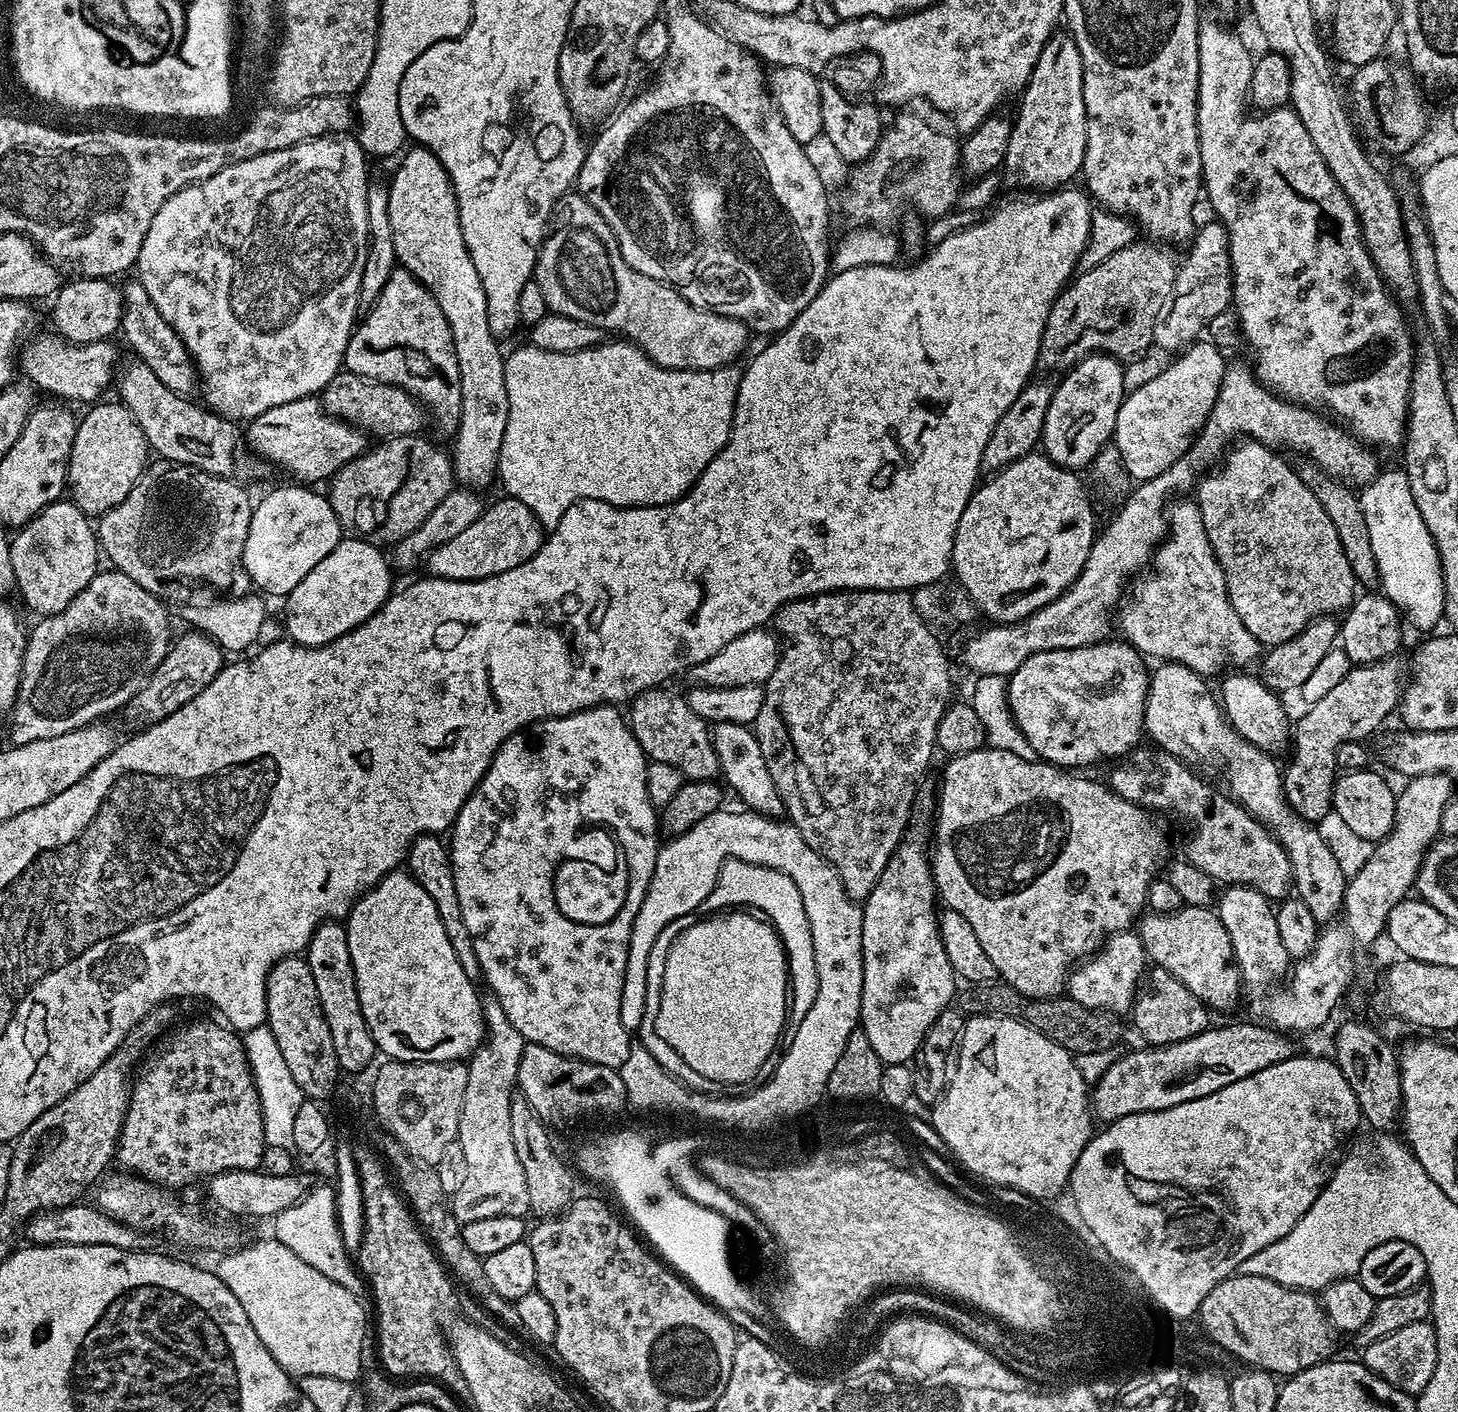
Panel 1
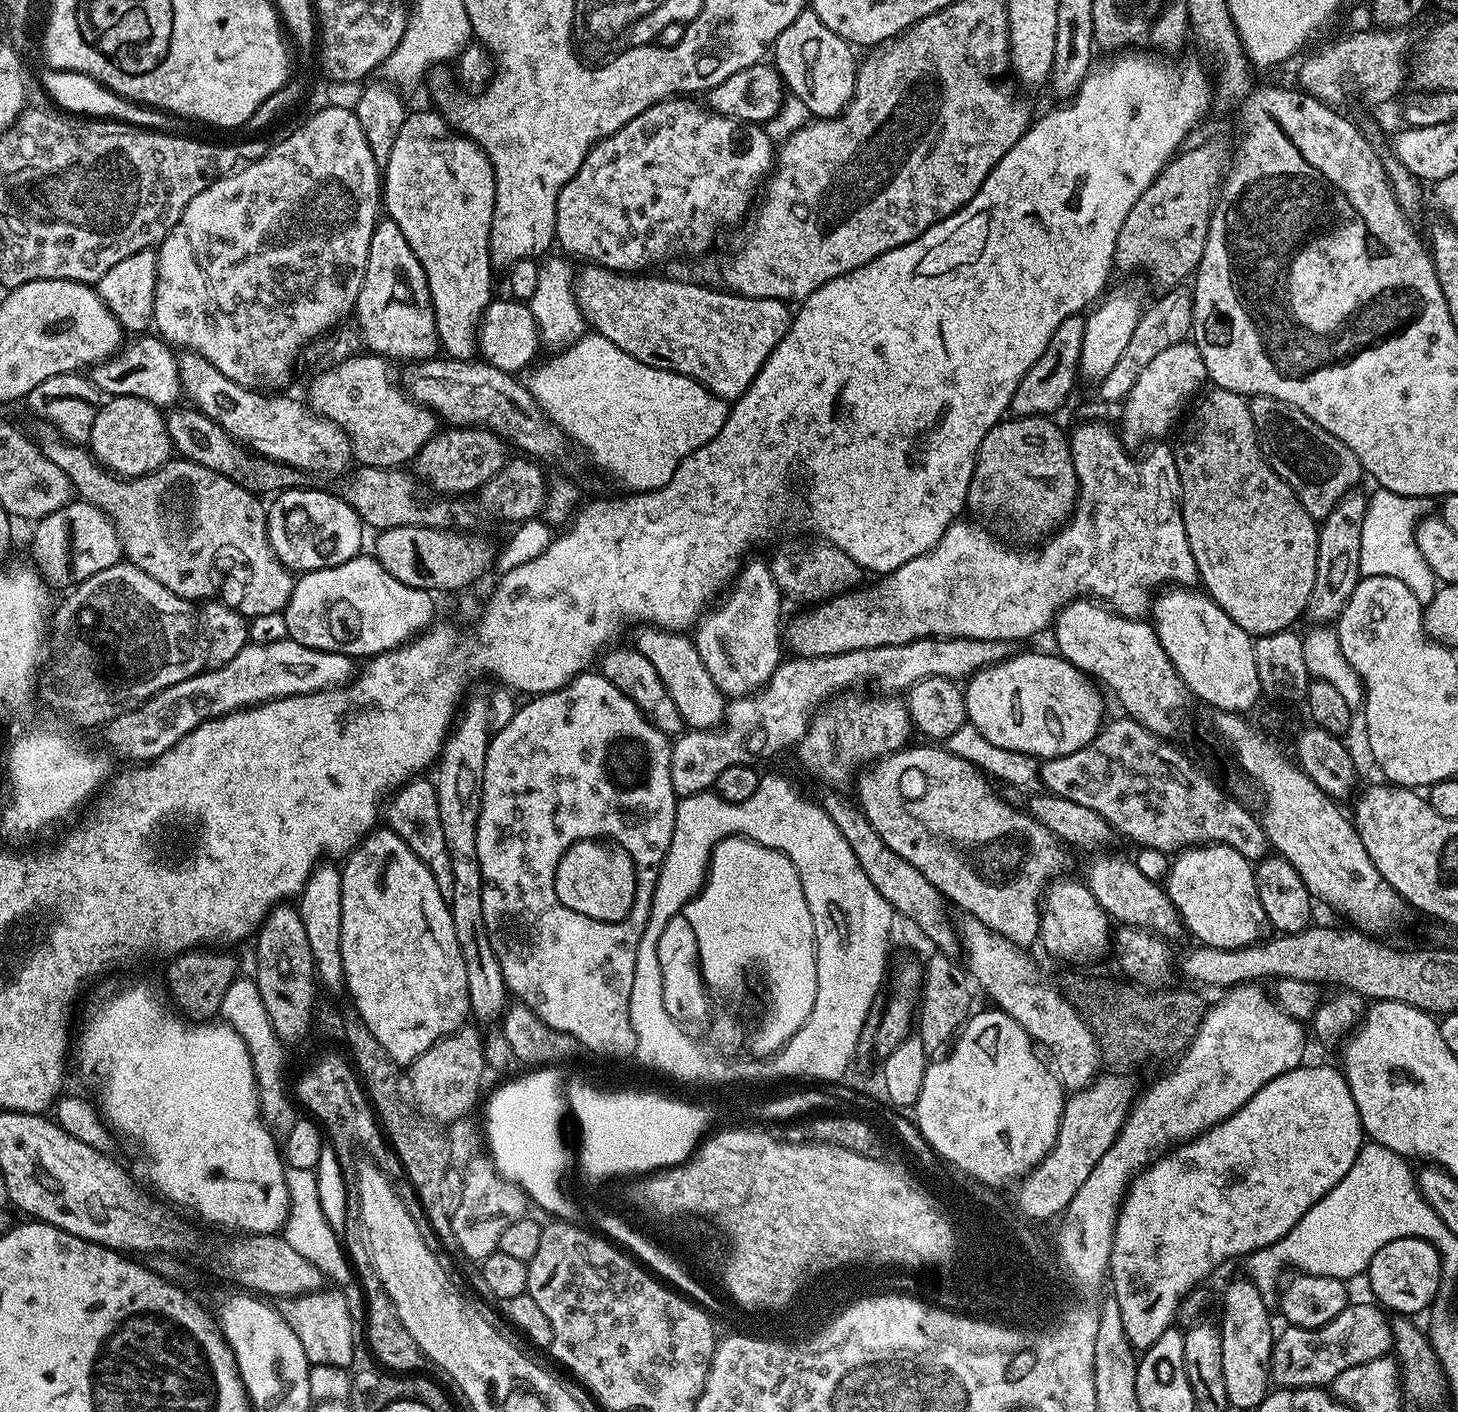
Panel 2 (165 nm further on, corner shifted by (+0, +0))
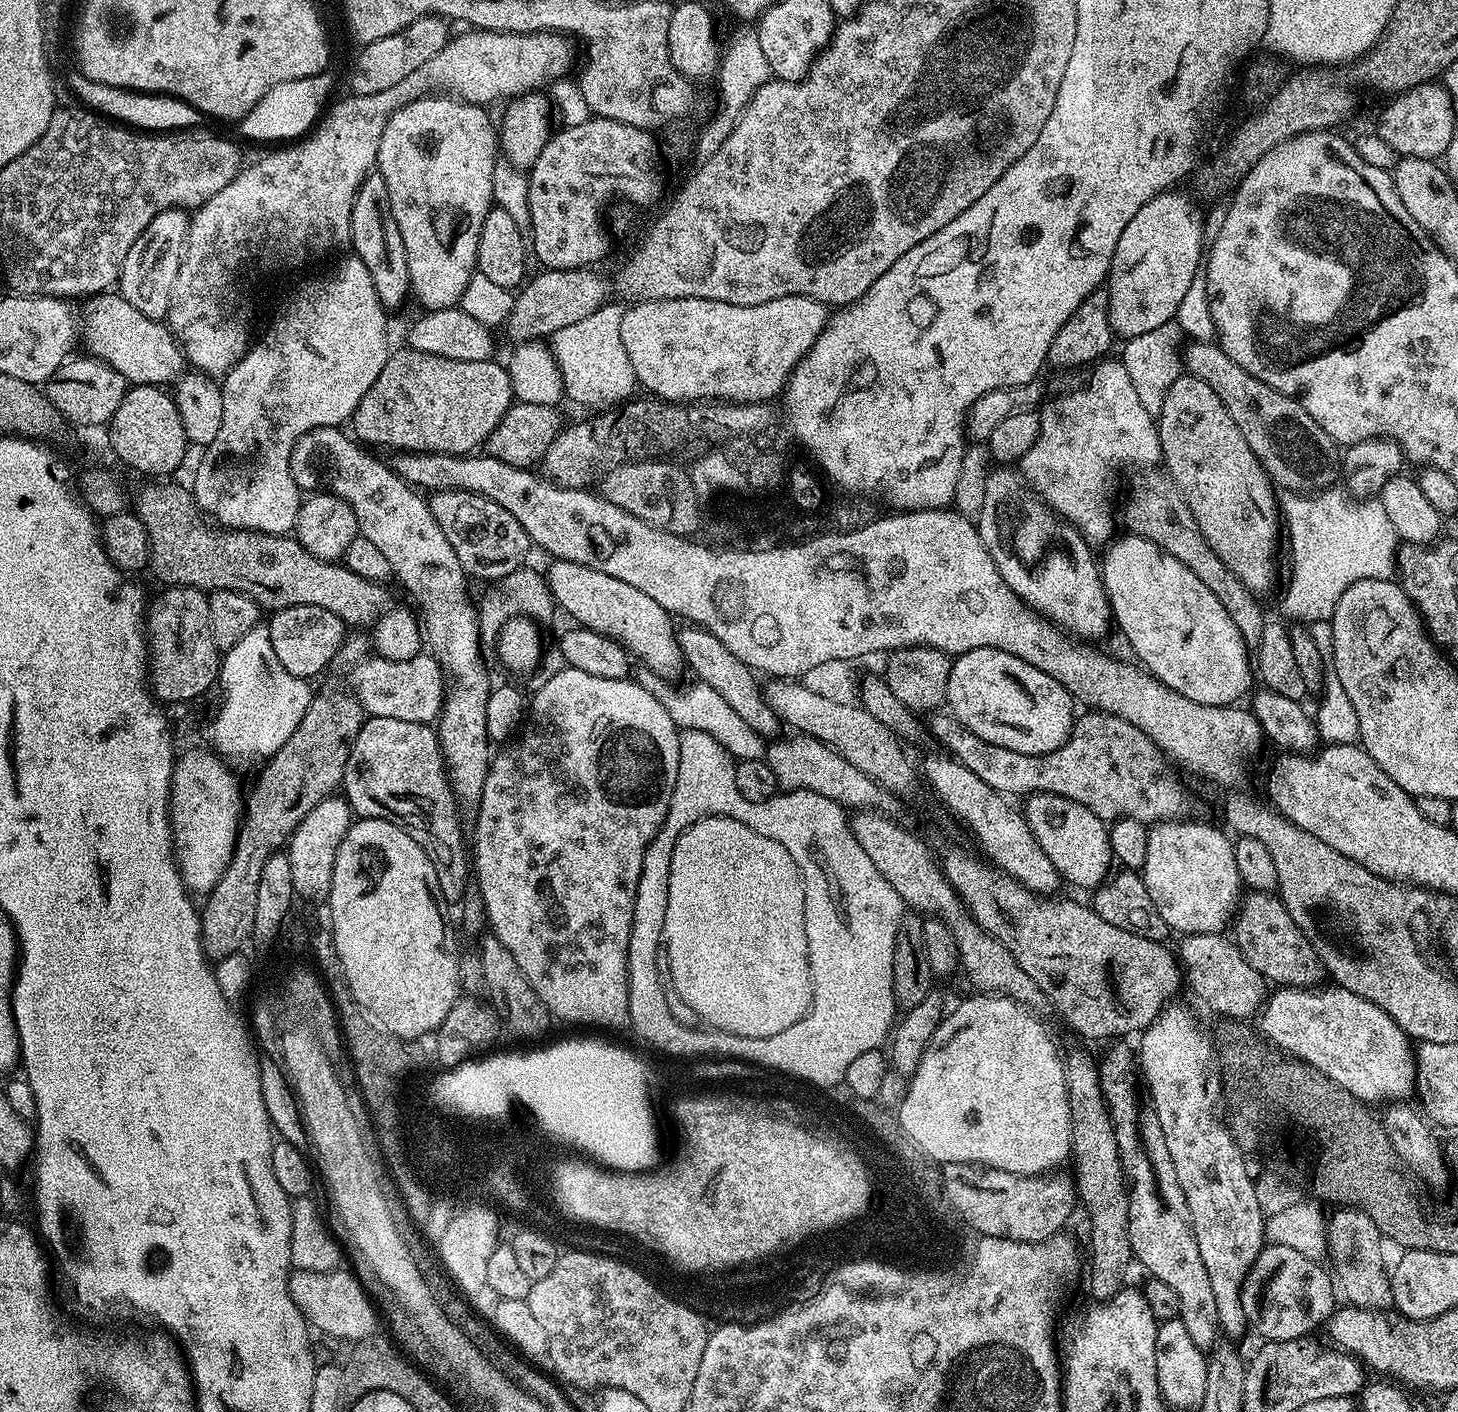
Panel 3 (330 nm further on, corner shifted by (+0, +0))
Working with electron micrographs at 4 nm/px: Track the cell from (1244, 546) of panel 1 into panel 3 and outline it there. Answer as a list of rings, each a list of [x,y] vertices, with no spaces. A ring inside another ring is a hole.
[[[1181,374],[1166,393],[1156,429],[1160,435],[1163,467],[1178,486],[1182,498],[1186,498],[1186,506],[1190,506],[1190,514],[1194,514],[1210,548],[1252,593],[1270,591],[1276,584],[1276,543],[1282,540],[1278,496],[1267,470],[1258,462],[1254,450],[1250,450],[1246,438],[1242,438],[1242,430],[1234,426],[1234,418],[1230,418],[1222,398],[1218,398],[1218,394],[1214,394],[1214,390],[1197,376]]]

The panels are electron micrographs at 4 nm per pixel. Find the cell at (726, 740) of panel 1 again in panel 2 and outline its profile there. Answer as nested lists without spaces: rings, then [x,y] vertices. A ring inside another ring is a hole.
[[[640,626],[635,629],[634,647],[650,660],[650,666],[658,672],[662,686],[674,698],[678,714],[689,729],[715,728],[723,721],[726,697],[714,686],[714,678],[702,666],[702,658],[696,649],[696,641],[684,632],[669,632],[667,628]]]

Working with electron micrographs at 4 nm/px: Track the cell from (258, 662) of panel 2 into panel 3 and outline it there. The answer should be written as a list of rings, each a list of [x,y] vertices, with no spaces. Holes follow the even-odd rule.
[[[421,654],[409,660],[372,659],[373,658],[365,658],[351,669],[353,684],[351,684],[351,687],[354,689],[354,695],[360,699],[360,704],[368,716],[398,718],[402,722],[418,722],[419,724],[427,725],[439,721],[440,711],[444,709],[446,673],[435,656],[431,654]]]

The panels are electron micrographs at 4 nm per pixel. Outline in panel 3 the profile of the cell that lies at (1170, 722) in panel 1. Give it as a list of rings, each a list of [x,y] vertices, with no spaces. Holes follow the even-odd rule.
[[[996,466],[984,480],[984,497],[980,500],[980,537],[1006,586],[1034,612],[1052,621],[1065,633],[1084,640],[1096,640],[1113,627],[1112,607],[1104,589],[1101,565],[1092,557],[1093,549],[1084,535],[1067,520],[1056,515],[1015,467]]]

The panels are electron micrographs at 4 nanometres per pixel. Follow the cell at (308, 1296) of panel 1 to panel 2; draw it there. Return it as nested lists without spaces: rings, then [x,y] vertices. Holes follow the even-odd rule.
[[[321,1290],[319,1292],[308,1293],[304,1296],[291,1297],[281,1305],[280,1309],[284,1320],[290,1328],[294,1330],[294,1334],[298,1336],[298,1340],[302,1343],[302,1348],[306,1351],[306,1356],[311,1365],[328,1364],[330,1366],[338,1366],[339,1368],[348,1368],[353,1359],[353,1344],[356,1339],[352,1314],[347,1300],[338,1293],[341,1291],[328,1291],[329,1290]]]

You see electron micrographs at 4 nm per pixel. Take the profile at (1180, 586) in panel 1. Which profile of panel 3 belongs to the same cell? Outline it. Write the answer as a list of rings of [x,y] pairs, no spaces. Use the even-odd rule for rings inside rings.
[[[1104,358],[1091,369],[1088,381],[1073,392],[1064,392],[1047,401],[1039,409],[1040,429],[1038,438],[1030,450],[1018,461],[1020,474],[1036,489],[1037,493],[1048,504],[1057,516],[1084,535],[1089,545],[1104,546],[1113,539],[1118,520],[1112,517],[1112,487],[1116,484],[1116,471],[1120,468],[1120,460],[1132,466],[1156,466],[1161,463],[1160,435],[1156,429],[1153,413],[1142,406],[1138,399],[1138,390],[1134,390],[1134,382],[1130,382],[1130,374],[1126,372],[1123,359]]]

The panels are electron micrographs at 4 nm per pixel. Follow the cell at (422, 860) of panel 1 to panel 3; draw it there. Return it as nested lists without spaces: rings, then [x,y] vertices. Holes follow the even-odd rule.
[[[368,716],[362,730],[358,730],[358,738],[354,738],[354,746],[346,762],[342,795],[357,817],[389,820],[391,824],[399,824],[413,833],[438,874],[443,903],[451,906],[463,901],[464,893],[470,888],[470,856],[464,853],[464,836],[460,833],[462,808],[448,780],[448,770],[444,766],[444,754],[435,727],[418,722],[402,722],[398,718]]]

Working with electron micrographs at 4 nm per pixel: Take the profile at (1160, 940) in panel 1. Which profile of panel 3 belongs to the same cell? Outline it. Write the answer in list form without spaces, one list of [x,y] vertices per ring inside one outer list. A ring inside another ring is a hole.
[[[1034,792],[1023,801],[1022,811],[1030,834],[1034,834],[1038,846],[1042,846],[1042,854],[1054,862],[1054,870],[1065,885],[1095,890],[1108,879],[1114,868],[1108,841],[1109,825],[1098,818],[1094,810],[1065,796]]]

